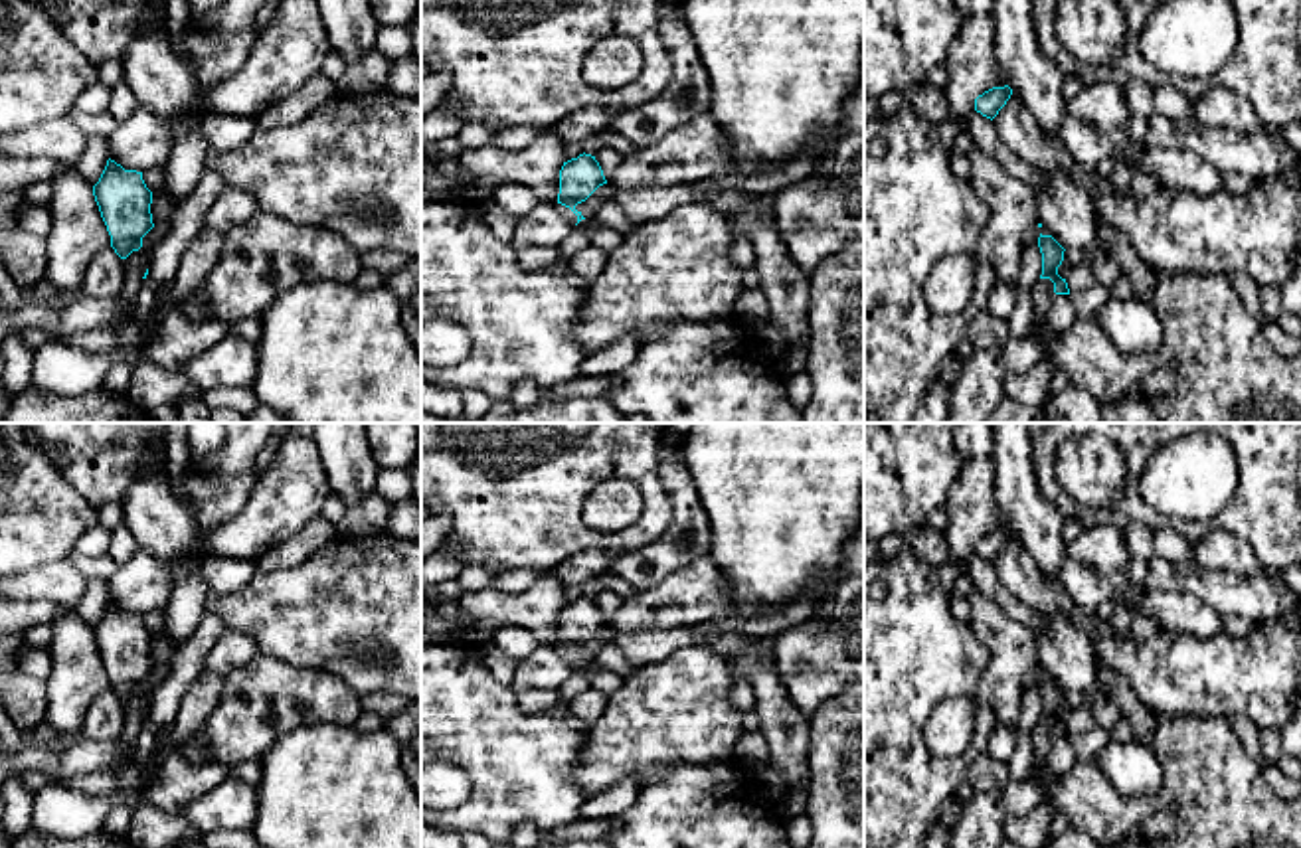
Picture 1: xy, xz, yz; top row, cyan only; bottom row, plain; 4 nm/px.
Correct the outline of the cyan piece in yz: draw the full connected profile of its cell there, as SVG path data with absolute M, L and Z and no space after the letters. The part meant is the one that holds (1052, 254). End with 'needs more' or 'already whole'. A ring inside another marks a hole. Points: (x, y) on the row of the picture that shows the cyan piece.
M1042 235L1038 237L1038 247L1042 253L1042 275L1040 279L1050 279L1054 283L1056 295L1070 295L1066 279L1058 275L1058 267L1064 261L1064 247L1052 237Z | already whole

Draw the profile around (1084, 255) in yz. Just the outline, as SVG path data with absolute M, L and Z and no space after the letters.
M1097 239L1091 249L1064 251L1064 261L1058 267L1058 275L1066 279L1072 267L1091 263L1097 255L1103 255L1101 239Z

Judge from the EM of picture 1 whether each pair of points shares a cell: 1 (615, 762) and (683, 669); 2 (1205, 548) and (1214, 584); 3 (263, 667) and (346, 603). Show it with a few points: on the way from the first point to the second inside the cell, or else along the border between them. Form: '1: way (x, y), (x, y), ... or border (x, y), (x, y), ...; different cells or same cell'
1: way (637, 738), (683, 692); same cell
2: border (1195, 560), (1205, 568), (1256, 576); different cells
3: border (260, 651), (297, 667), (321, 671); different cells

